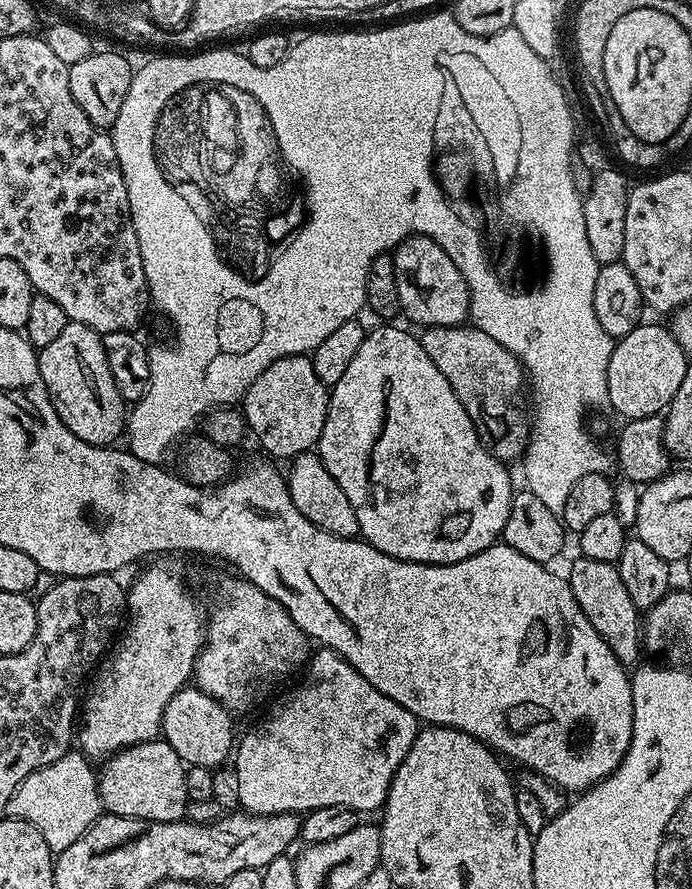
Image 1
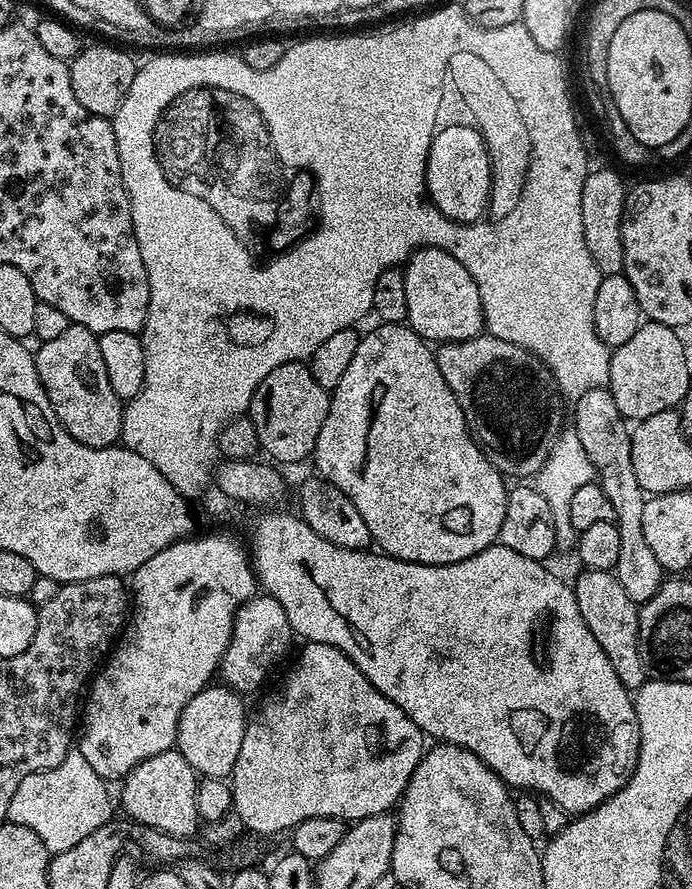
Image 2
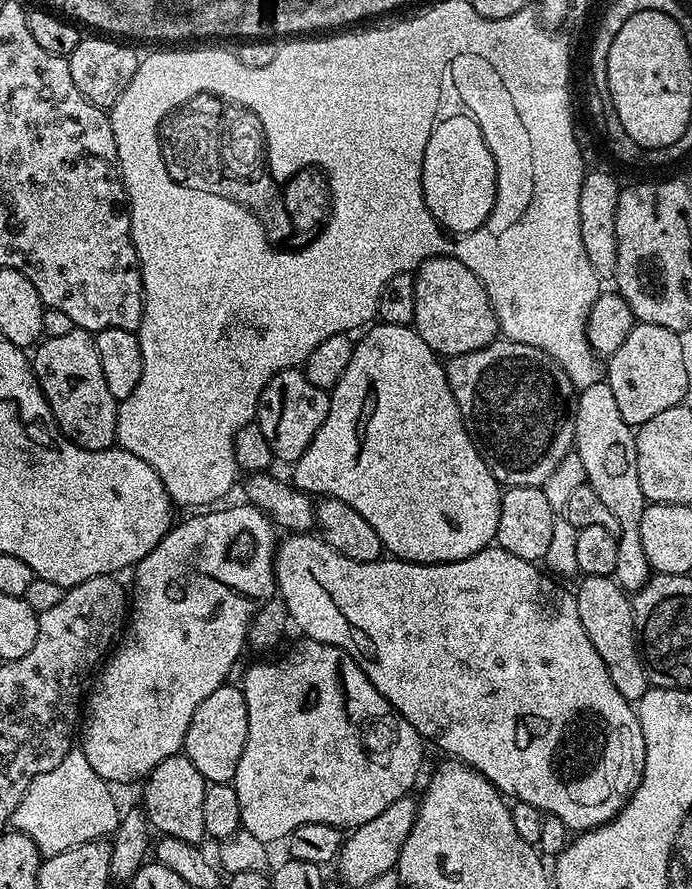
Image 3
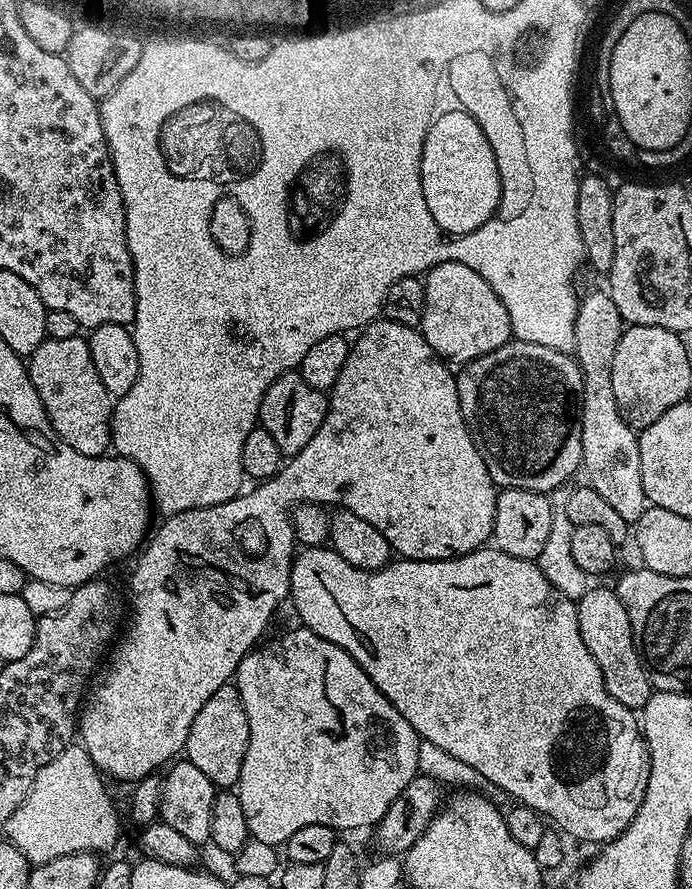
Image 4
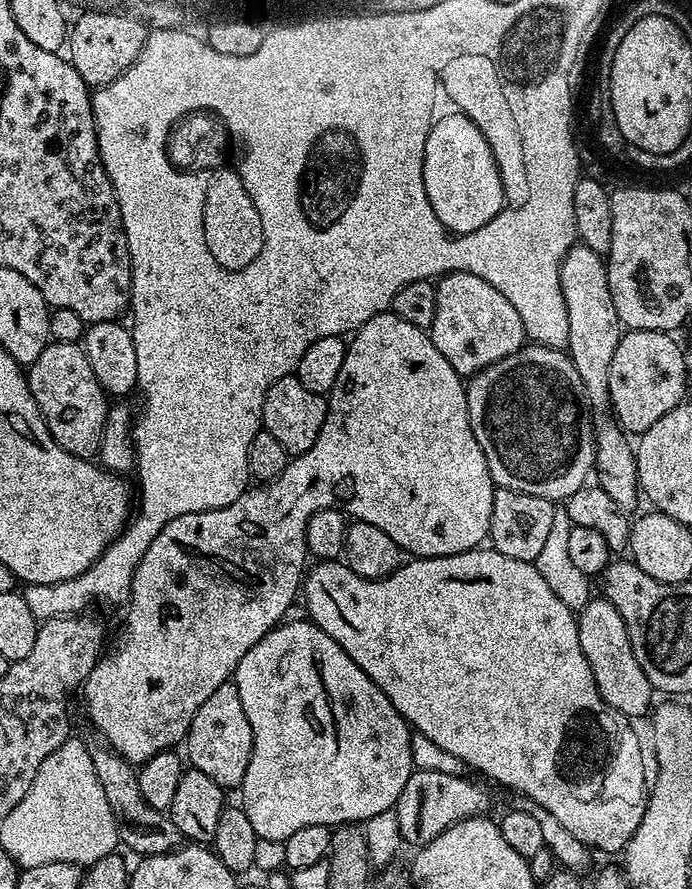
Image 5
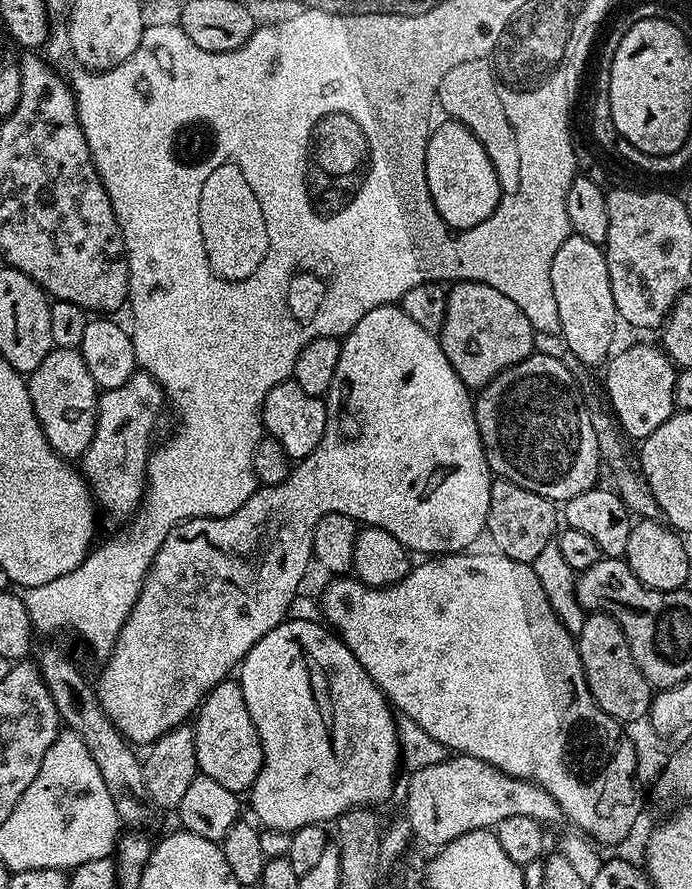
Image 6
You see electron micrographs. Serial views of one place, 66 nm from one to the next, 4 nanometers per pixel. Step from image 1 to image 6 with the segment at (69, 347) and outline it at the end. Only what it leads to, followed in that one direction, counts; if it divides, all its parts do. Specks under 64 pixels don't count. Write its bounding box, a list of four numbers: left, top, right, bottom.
[27,347,100,461]

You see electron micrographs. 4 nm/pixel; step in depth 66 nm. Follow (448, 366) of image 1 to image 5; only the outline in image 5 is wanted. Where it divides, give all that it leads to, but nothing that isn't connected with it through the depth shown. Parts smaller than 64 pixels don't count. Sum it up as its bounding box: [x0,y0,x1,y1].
[466,342,596,502]

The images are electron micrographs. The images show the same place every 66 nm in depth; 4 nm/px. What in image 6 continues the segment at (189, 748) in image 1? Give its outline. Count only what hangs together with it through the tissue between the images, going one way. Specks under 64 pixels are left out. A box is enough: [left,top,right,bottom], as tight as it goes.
[195,678,264,793]

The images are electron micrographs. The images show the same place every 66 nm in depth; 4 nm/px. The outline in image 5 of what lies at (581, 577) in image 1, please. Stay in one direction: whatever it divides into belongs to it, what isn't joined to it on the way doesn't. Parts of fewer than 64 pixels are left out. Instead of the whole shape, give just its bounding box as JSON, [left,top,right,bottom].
[576,598,654,718]

